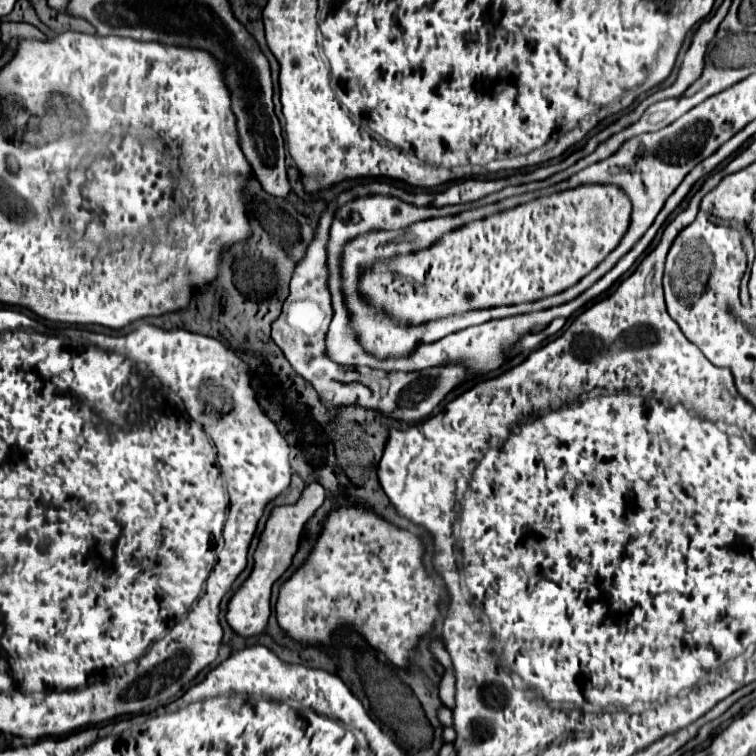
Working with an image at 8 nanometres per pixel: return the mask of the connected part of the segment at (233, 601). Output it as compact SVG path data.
M317 482L305 487L298 504L294 506L276 506L266 522L266 528L260 536L260 544L254 552L254 570L250 578L242 584L242 588L230 598L228 602L228 624L244 638L260 634L268 622L270 616L270 588L272 584L286 572L286 568L292 564L292 558L298 550L300 534L308 518L324 503L324 488Z

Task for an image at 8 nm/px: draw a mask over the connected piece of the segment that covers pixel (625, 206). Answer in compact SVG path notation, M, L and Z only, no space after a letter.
M580 184L526 204L506 208L492 216L472 220L444 234L430 248L408 252L392 260L378 260L362 270L358 292L370 308L406 326L422 326L458 312L534 302L558 294L592 272L624 238L630 226L630 204L624 190L614 184Z

